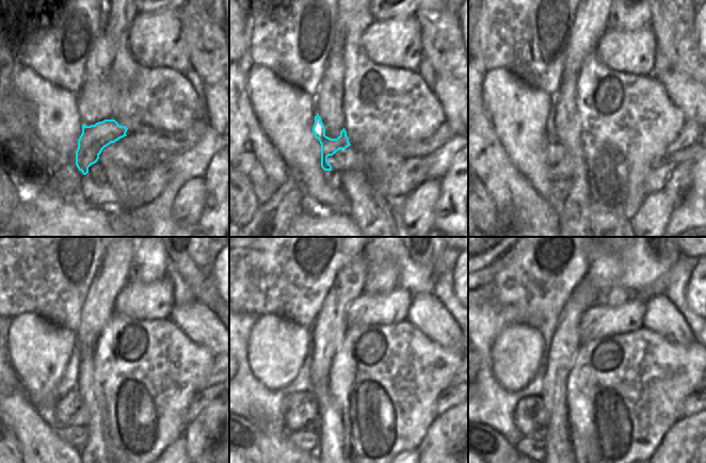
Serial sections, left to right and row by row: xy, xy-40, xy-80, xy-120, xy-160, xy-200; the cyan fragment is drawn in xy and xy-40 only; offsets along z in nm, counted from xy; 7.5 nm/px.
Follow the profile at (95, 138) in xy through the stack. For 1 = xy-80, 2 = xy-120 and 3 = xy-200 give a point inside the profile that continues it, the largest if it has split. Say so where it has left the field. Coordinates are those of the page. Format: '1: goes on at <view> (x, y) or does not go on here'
1: goes on at xy-80 (559, 162)
2: goes on at xy-120 (70, 410)
3: goes on at xy-200 (531, 417)

